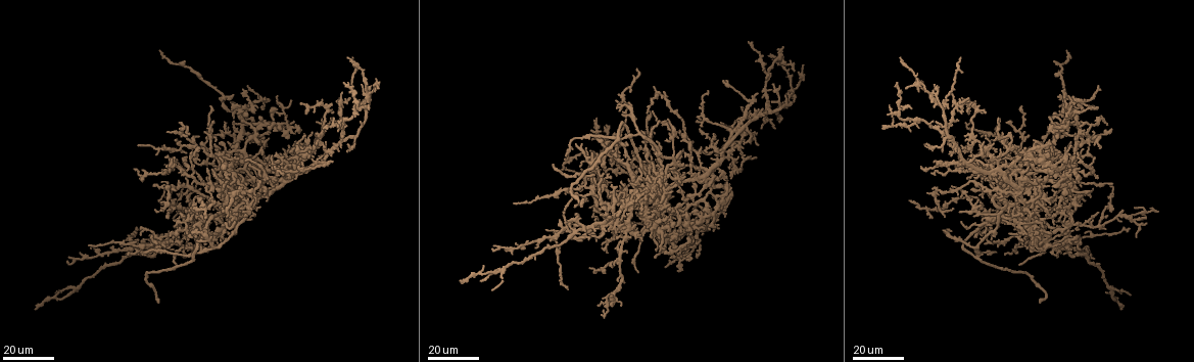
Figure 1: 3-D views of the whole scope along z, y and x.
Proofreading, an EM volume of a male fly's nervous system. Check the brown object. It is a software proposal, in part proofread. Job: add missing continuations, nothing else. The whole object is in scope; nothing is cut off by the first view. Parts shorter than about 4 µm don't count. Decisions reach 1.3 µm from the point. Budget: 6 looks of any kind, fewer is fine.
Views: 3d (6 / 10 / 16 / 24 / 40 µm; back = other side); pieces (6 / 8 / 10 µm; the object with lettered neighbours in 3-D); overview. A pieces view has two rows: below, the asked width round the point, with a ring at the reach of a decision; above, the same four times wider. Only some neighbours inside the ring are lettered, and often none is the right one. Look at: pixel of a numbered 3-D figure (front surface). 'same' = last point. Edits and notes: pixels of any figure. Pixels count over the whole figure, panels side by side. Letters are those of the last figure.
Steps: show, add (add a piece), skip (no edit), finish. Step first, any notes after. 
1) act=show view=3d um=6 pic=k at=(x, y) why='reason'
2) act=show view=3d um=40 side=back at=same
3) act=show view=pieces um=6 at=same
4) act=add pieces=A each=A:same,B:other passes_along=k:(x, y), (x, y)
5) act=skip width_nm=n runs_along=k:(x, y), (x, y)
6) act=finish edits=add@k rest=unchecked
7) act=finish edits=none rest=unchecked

act=show view=3d um=24 pic=1 at=(482, 281) why='branch stops here'

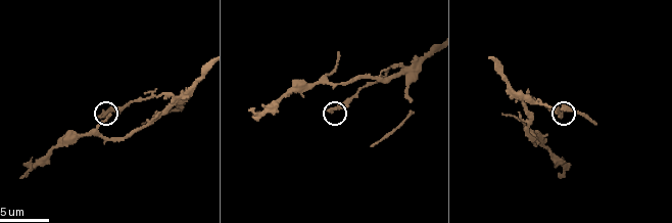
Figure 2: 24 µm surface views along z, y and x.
act=show view=pieces um=6 pic=2 at=(561, 115)

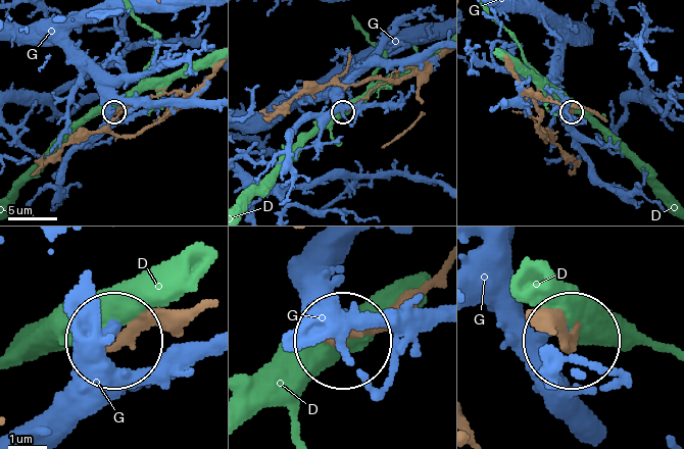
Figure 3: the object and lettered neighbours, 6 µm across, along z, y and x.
act=skip each=D:other,G:other runs_along=3:(185, 307), (146, 314), (119, 334) found='none of them fits'

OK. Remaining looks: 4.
act=show view=3d um=16 pic=1 at=(992, 139) why='branch stops here'

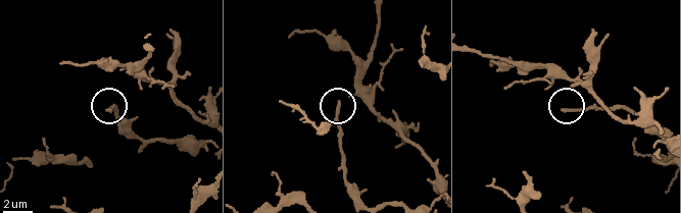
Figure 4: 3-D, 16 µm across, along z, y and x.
act=show view=pieces um=8 pic=4 at=(563, 111)

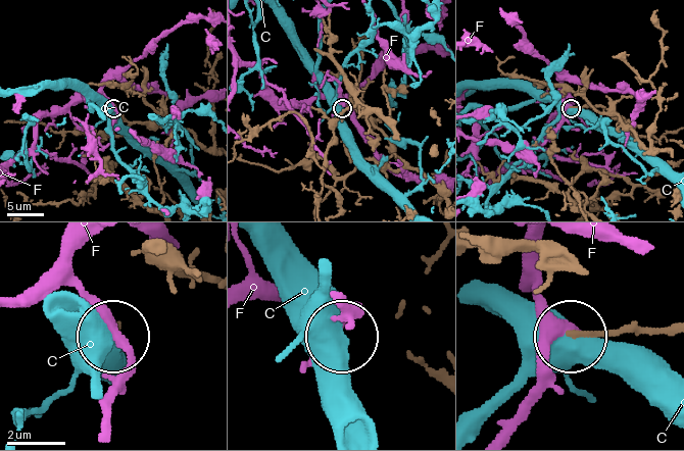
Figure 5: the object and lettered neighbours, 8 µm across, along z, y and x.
act=skip each=C:other,F:other found='none of them fits'

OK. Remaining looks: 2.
act=show view=3d um=16 pic=1 at=(220, 207) why='an open end'

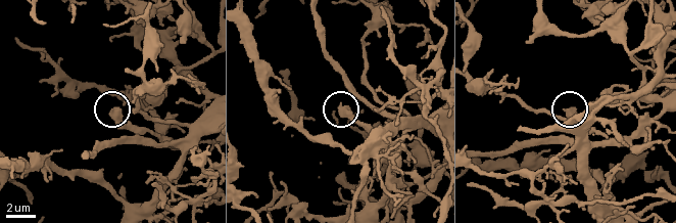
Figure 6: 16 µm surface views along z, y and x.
act=show view=pieces um=8 pic=6 at=(341, 107)

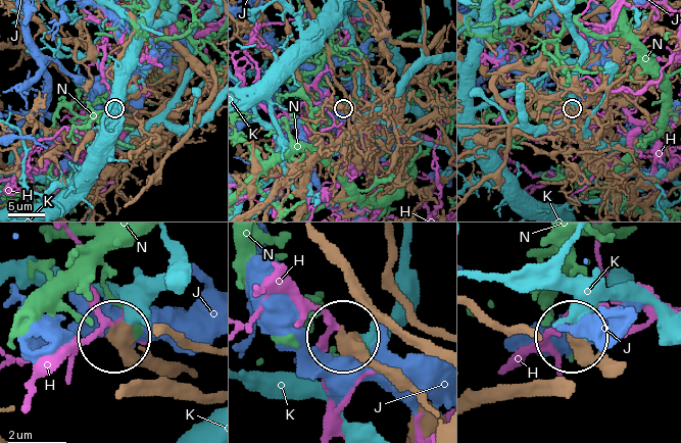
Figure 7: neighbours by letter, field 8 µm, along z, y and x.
act=skip each=H:other,J:other,K:other,N:other runs_along=7:(435, 414), (391, 385), (342, 337) found='no lettered piece goes on from it'

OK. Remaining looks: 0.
act=finish edits=none rest=unchecked

